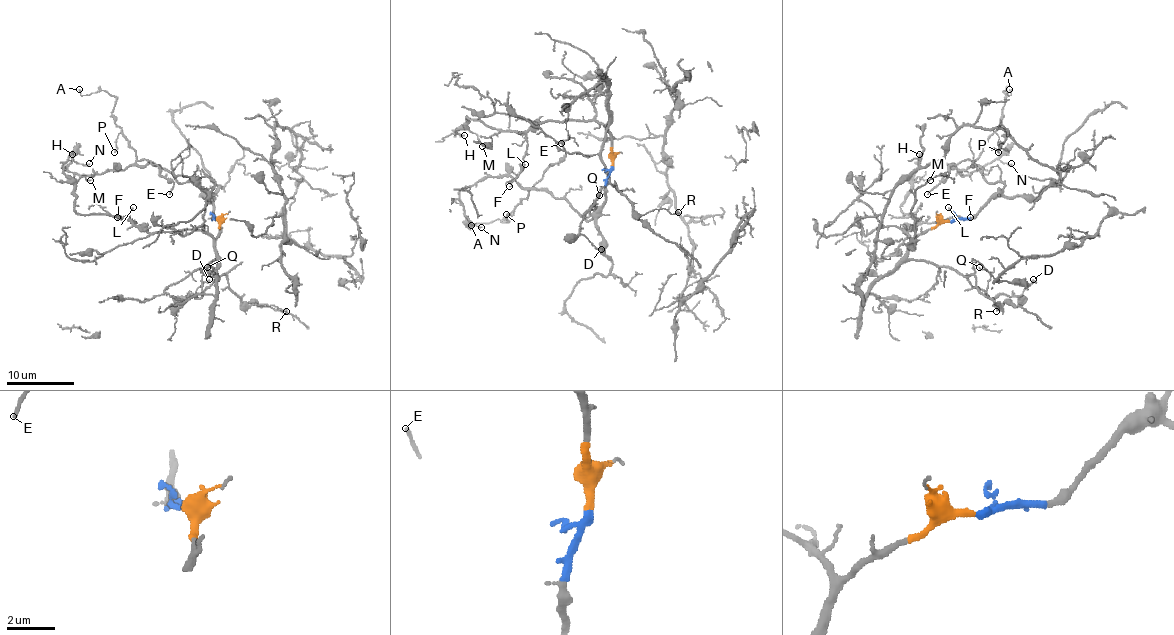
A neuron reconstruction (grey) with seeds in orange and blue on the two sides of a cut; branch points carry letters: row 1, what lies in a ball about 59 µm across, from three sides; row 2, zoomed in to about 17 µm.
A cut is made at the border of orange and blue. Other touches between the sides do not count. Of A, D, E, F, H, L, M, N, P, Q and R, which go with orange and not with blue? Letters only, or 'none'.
D, F, H, L, M, Q, R

